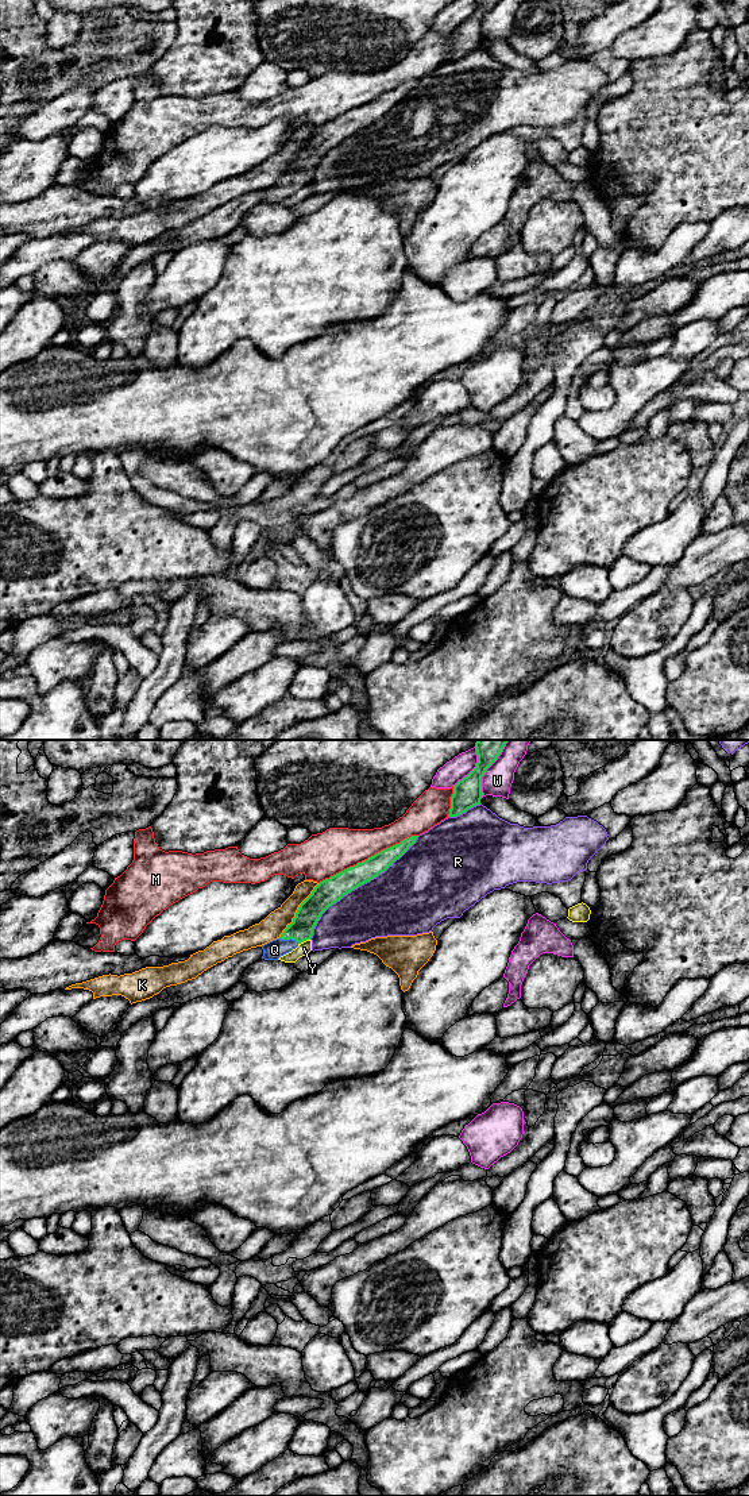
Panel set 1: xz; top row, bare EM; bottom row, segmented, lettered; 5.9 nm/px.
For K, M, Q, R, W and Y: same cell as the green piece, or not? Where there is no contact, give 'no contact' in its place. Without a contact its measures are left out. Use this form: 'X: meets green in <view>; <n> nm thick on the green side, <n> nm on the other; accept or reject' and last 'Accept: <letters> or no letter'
K: meets green in xz; 150 nm thick on the green side, 140 nm on the other; reject
M: meets green in xz; 140 nm thick on the green side, 260 nm on the other; reject
Q: meets green in xz; 140 nm thick on the green side, 110 nm on the other; accept
R: meets green in xz; 150 nm thick on the green side, 380 nm on the other; reject
W: meets green in xz; 180 nm thick on the green side, 180 nm on the other; reject
Y: meets green in xz; 140 nm thick on the green side, 80 nm on the other; reject
Accept: Q

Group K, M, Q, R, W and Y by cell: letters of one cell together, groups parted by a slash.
K / M / Q / R / W / Y

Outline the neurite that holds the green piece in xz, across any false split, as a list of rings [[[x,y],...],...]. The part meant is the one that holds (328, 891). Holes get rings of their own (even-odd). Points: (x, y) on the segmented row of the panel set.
[[[408,837],[399,844],[386,848],[367,860],[320,882],[300,905],[293,922],[287,925],[281,937],[262,945],[262,959],[278,960],[281,956],[296,949],[301,942],[310,940],[317,921],[329,906],[385,872],[416,843],[417,837]]]

